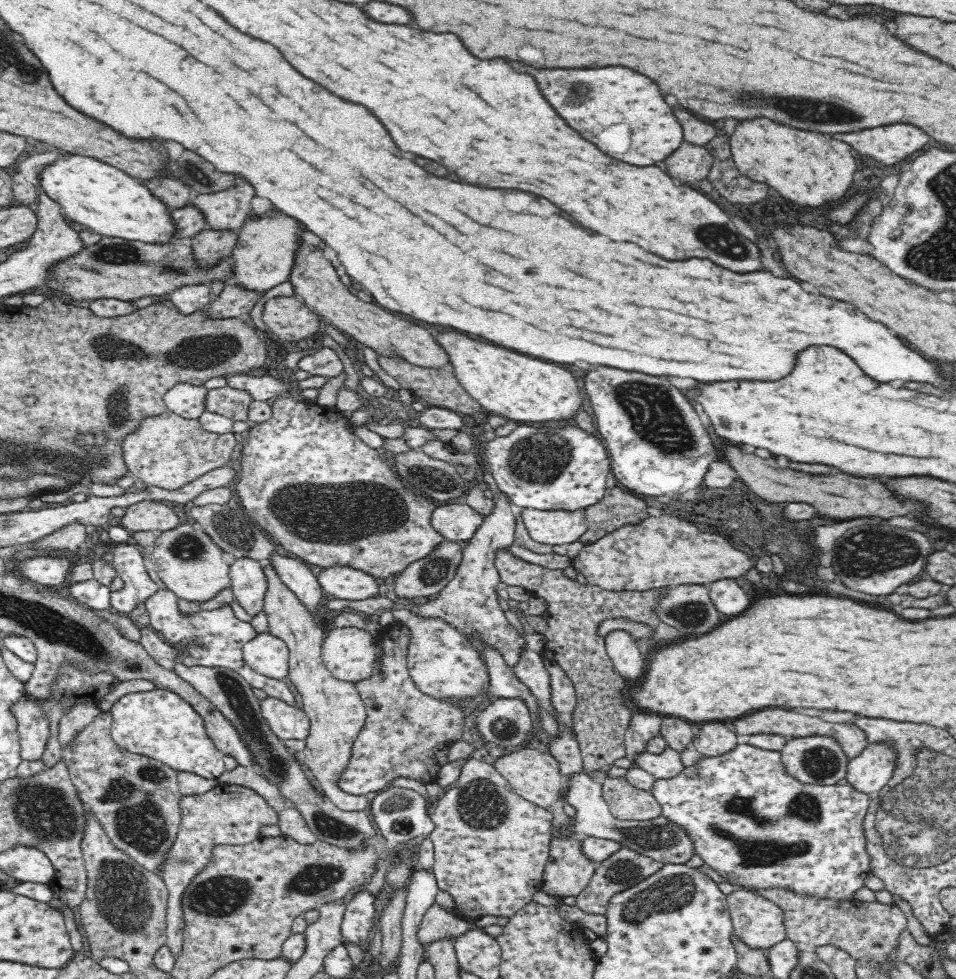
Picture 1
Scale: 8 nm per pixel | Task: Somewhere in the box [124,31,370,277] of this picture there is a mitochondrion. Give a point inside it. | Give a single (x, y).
(193, 174)

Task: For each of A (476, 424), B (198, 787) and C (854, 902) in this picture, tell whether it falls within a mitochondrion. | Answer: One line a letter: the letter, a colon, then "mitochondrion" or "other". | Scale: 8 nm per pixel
A: other
B: other
C: other

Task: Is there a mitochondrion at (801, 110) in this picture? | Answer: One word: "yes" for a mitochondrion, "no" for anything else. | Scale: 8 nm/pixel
yes

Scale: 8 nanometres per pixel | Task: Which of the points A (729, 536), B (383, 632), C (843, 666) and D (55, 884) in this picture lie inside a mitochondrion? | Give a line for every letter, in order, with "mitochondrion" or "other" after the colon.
A: other
B: other
C: other
D: other

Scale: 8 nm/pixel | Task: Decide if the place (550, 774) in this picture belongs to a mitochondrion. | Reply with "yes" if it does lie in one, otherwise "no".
no

